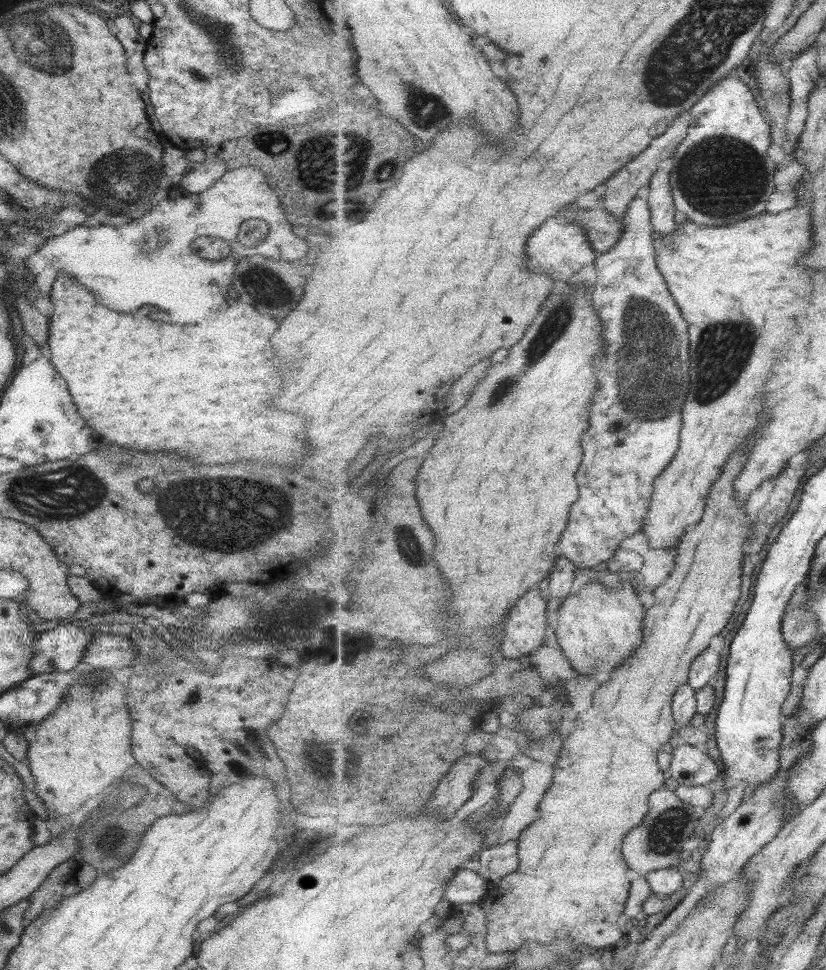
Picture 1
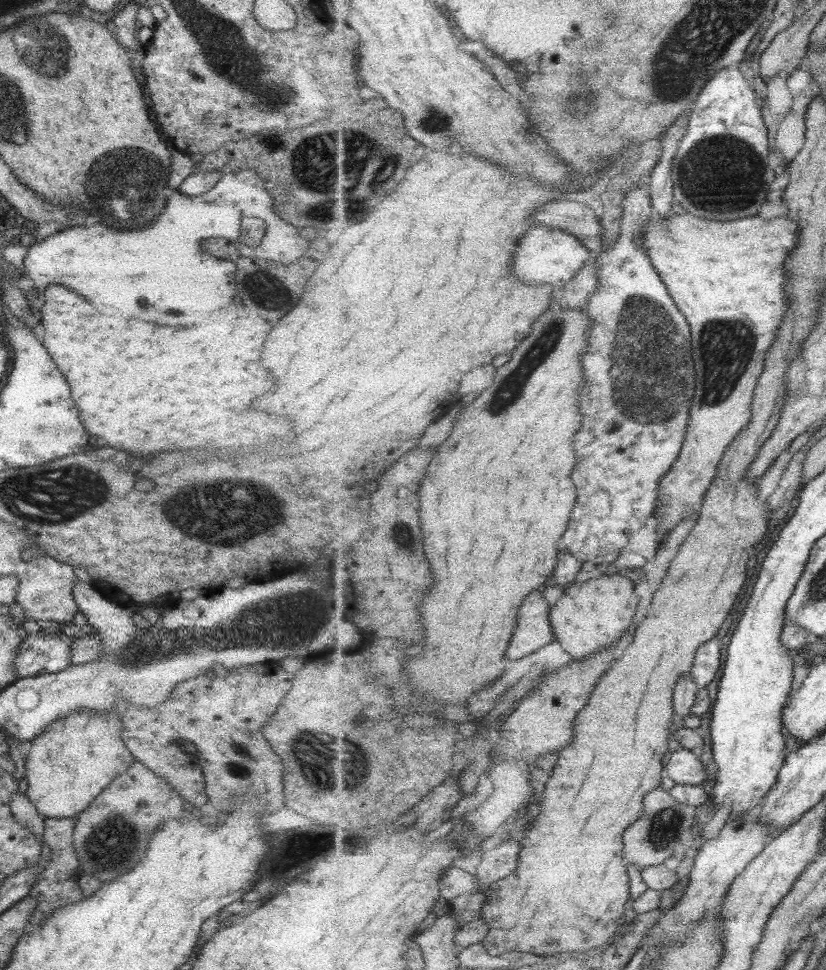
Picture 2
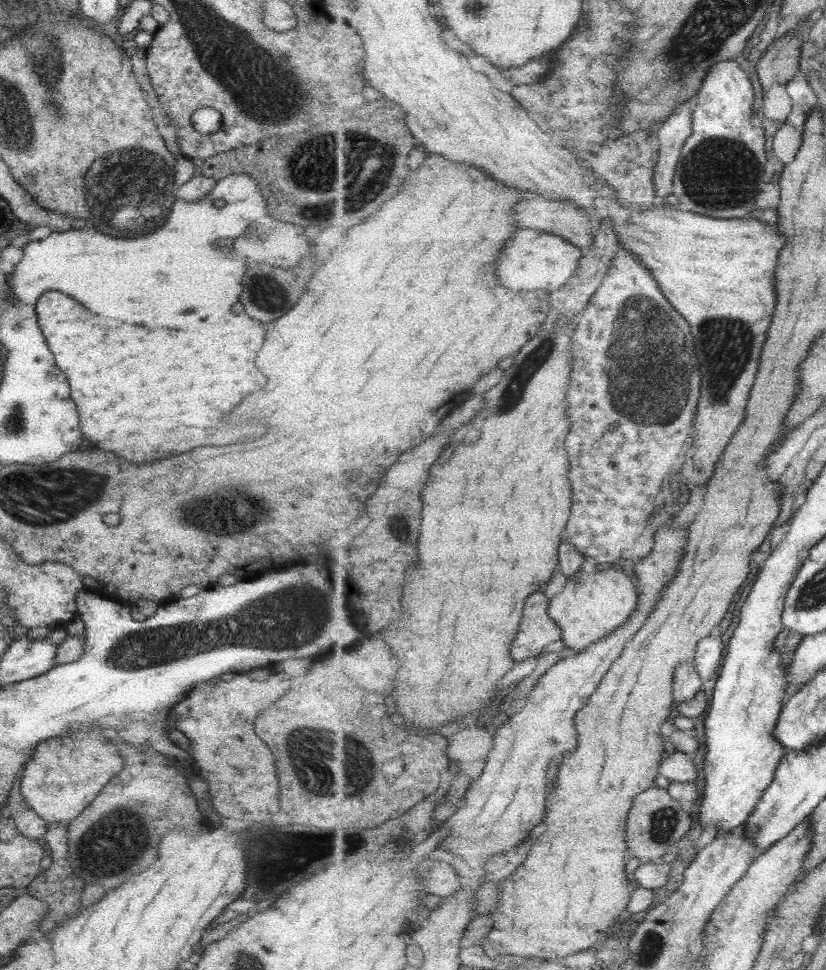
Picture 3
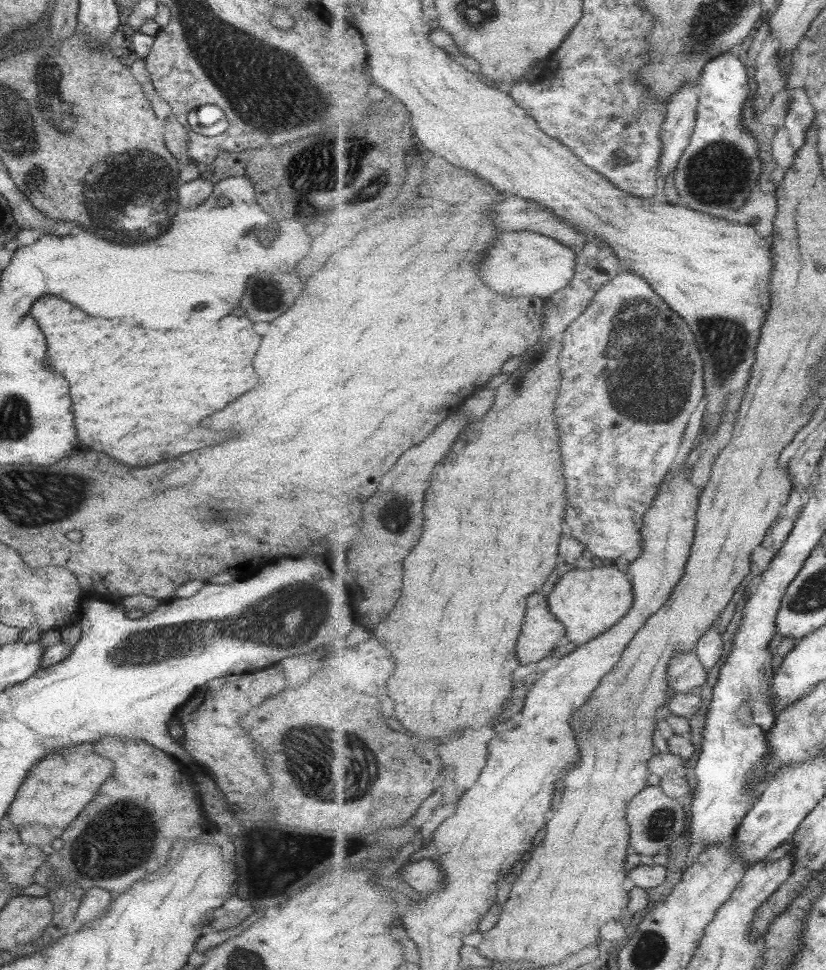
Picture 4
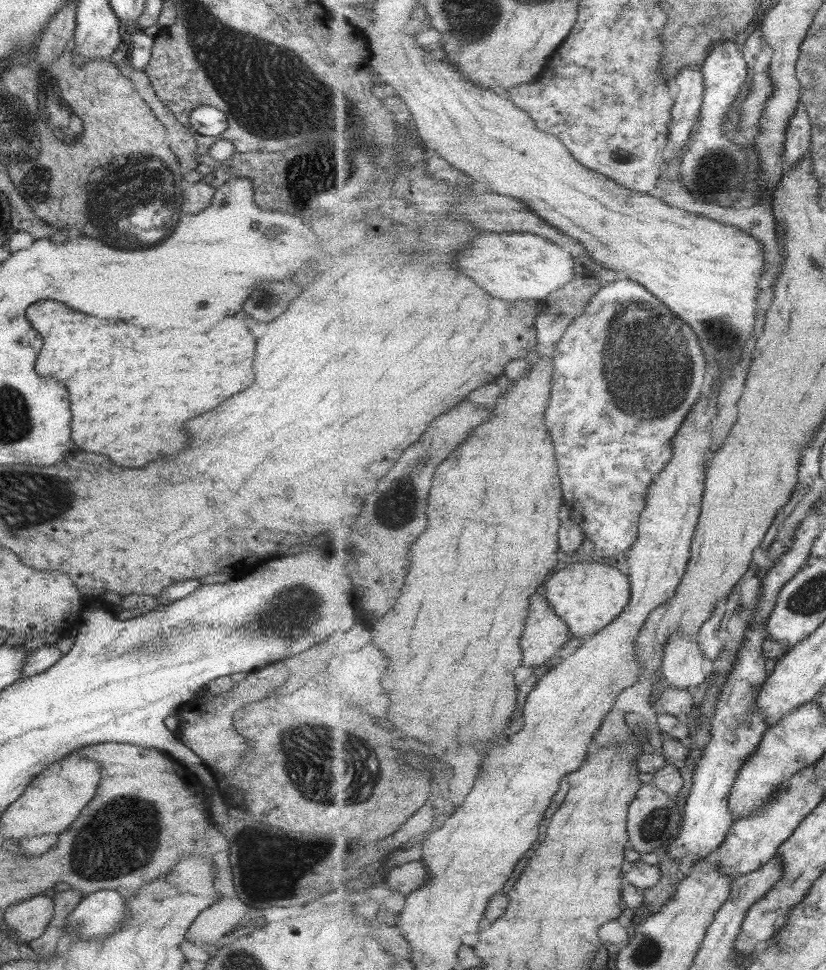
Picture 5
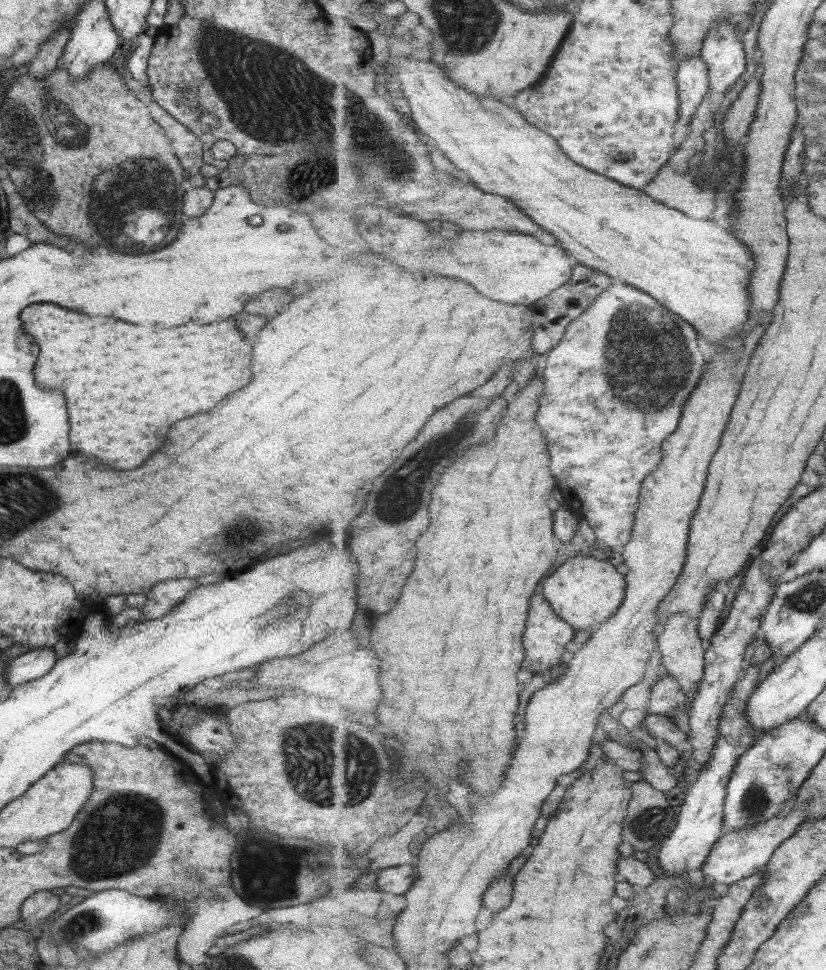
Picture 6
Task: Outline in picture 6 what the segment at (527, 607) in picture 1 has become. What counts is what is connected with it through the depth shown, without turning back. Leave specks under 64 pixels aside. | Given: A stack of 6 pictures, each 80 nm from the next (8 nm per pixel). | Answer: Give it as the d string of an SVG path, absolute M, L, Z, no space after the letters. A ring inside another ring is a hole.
M542 595L532 597L532 607L528 616L528 626L524 634L524 650L526 657L522 670L529 670L533 674L545 672L550 668L559 666L565 652L565 646L574 640L576 628L563 620L552 607L552 604Z

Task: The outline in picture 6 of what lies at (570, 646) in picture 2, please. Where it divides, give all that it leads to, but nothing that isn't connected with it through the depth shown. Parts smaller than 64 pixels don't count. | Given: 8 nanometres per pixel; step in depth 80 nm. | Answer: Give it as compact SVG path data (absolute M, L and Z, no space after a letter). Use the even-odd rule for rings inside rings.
M575 555L569 557L542 583L542 595L552 604L554 611L573 625L576 630L592 628L603 624L616 614L627 595L627 576L617 572L610 561Z

